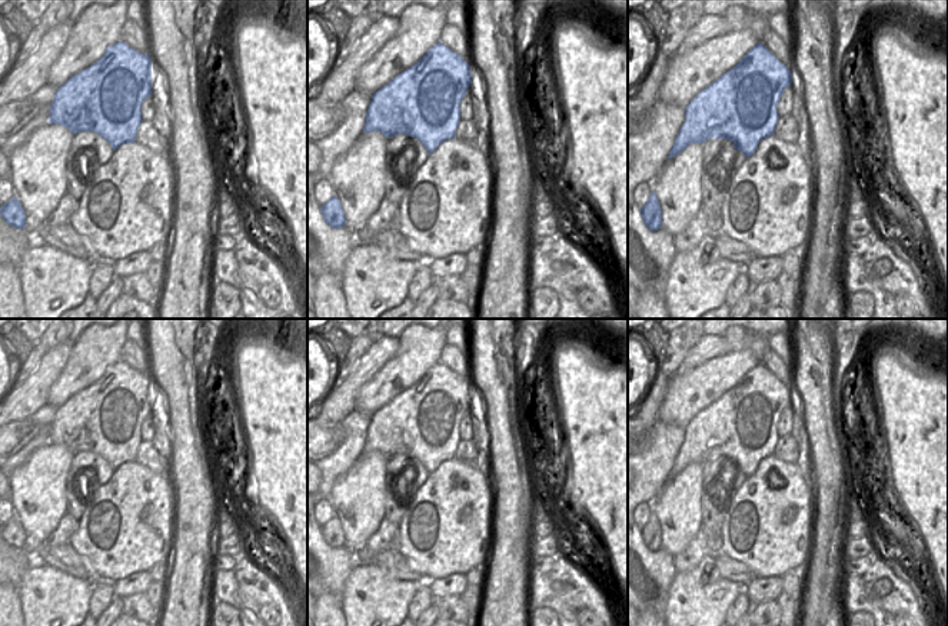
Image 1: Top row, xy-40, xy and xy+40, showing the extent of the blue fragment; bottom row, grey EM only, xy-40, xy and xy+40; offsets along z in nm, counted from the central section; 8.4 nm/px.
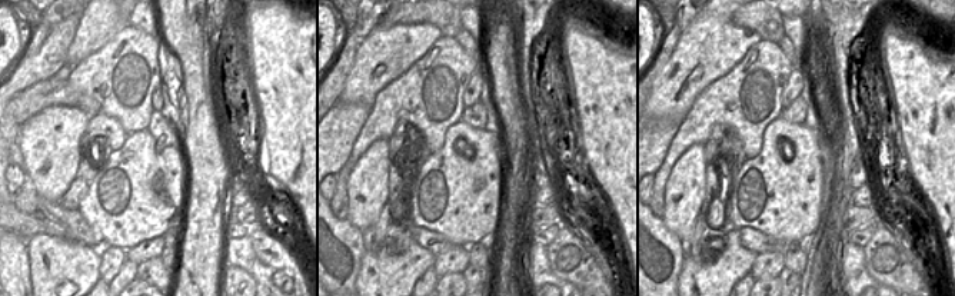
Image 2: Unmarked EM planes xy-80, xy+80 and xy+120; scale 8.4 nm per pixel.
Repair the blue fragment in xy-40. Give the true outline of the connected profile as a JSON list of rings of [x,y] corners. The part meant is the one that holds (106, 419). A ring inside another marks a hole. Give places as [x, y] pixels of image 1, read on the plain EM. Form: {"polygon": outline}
{"polygon": [[[124,362],[109,366],[102,379],[71,396],[57,409],[50,424],[49,443],[67,447],[73,454],[93,452],[113,470],[136,462],[142,440],[142,424],[153,413],[152,379],[132,369]]]}

